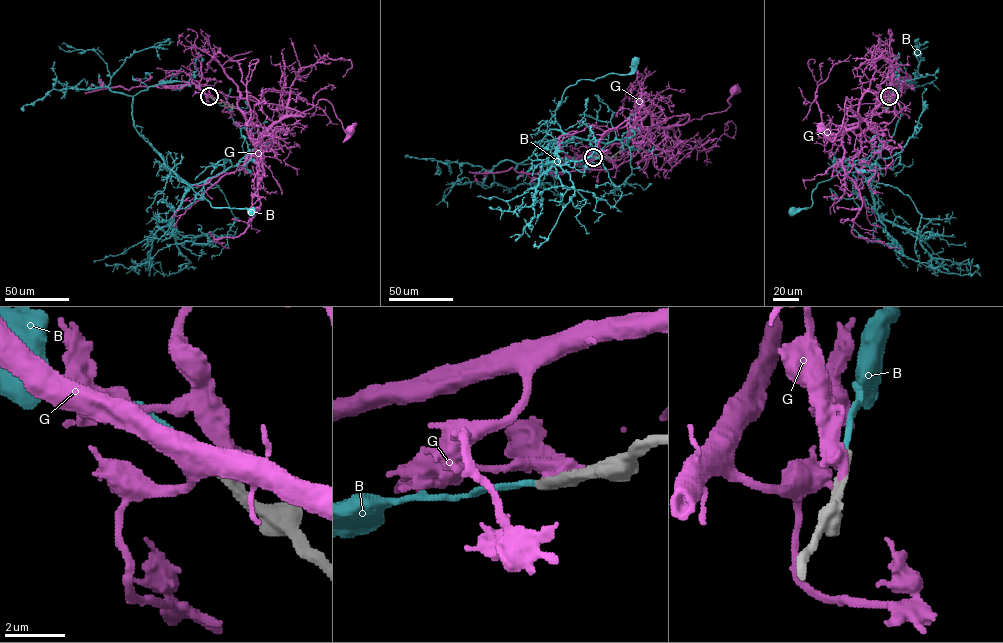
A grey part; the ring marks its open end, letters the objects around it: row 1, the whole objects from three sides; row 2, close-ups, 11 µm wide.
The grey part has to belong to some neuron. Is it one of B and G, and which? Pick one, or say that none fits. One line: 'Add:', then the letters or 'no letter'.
Add: no letter

